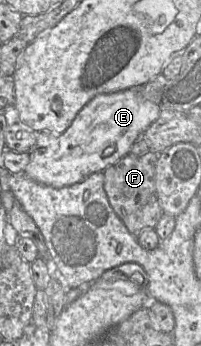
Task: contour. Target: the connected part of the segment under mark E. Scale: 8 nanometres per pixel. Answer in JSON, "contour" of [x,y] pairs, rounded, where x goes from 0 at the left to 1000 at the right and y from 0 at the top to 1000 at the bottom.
{"contour":[[[677,257],[493,272],[378,332],[313,384],[179,379],[149,465],[119,503],[204,532],[303,543],[378,532],[443,506],[517,491],[647,442],[662,413],[771,353],[801,315],[716,286]]]}

